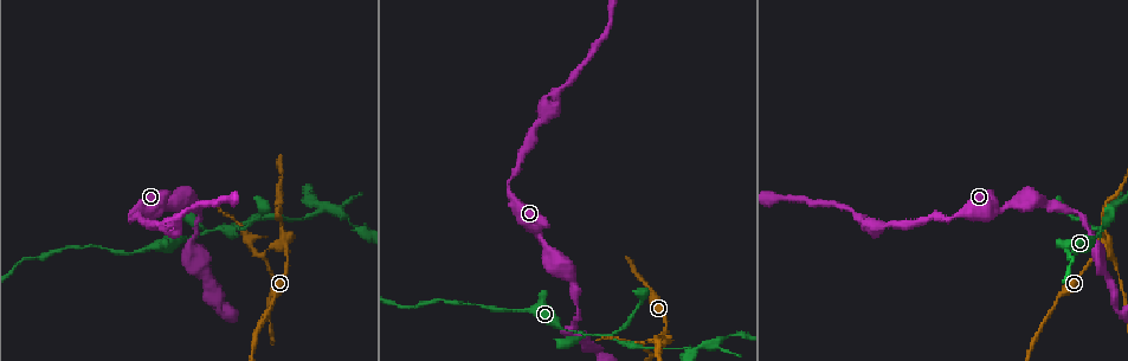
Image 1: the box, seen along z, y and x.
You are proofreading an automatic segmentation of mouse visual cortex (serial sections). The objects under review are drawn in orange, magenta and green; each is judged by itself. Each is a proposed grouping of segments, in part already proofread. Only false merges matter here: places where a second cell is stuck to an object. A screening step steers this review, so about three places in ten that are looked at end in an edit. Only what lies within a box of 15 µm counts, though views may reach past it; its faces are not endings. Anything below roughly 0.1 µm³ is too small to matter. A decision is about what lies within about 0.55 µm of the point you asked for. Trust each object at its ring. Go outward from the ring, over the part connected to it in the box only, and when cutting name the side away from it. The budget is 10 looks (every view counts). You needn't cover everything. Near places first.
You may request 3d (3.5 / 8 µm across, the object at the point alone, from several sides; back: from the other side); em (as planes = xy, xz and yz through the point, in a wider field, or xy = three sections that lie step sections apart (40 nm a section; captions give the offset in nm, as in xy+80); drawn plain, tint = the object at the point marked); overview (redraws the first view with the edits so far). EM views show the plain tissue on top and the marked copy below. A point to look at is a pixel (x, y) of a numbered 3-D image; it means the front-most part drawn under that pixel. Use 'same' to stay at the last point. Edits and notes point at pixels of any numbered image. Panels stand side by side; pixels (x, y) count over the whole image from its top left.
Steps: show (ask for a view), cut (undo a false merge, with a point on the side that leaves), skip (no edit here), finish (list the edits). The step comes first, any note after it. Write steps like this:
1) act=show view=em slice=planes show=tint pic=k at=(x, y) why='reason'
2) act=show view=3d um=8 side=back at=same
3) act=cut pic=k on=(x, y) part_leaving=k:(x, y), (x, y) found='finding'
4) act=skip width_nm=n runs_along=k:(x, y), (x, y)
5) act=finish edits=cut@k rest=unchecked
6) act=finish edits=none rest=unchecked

act=show view=3d um=8 side=back pic=1 at=(1103, 239) why='abrupt turn'

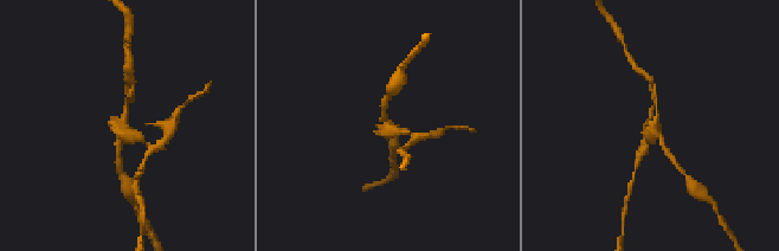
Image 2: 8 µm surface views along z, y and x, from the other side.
act=show view=3d um=3.5 pic=2 at=(653, 136) why='closer look'

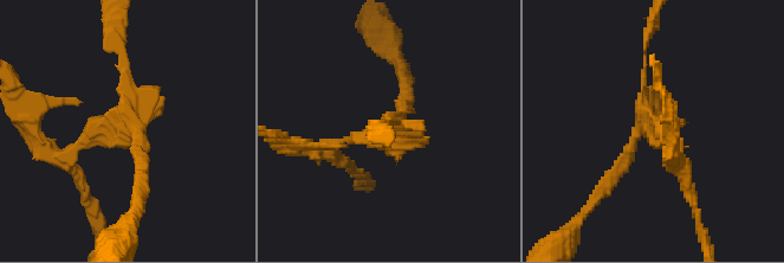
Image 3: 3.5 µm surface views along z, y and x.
act=show view=em slice=xy step=1 show=tint pic=3 at=(135, 122) why='now the EM'

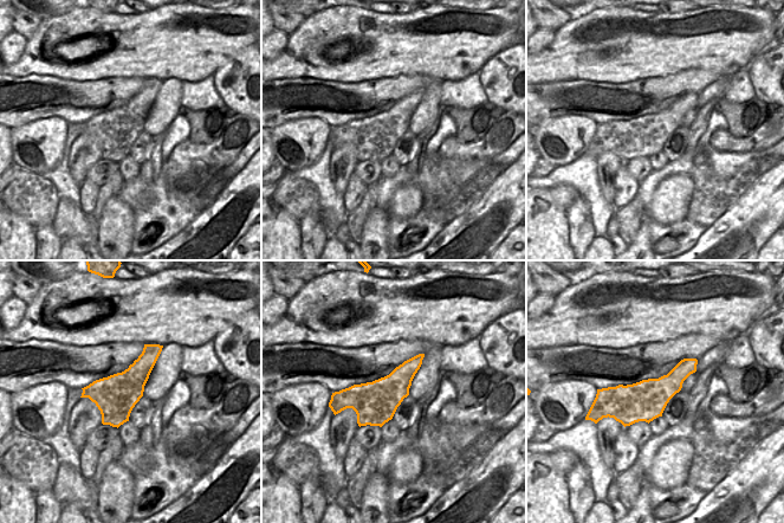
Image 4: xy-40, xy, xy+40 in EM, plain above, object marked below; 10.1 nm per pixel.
act=cut pic=3 on=(345, 162) part_leaving=3:(351, 140), (330, 149), (290, 146) found='two cells meet here'

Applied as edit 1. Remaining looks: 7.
act=show view=overview why='see it whole again'

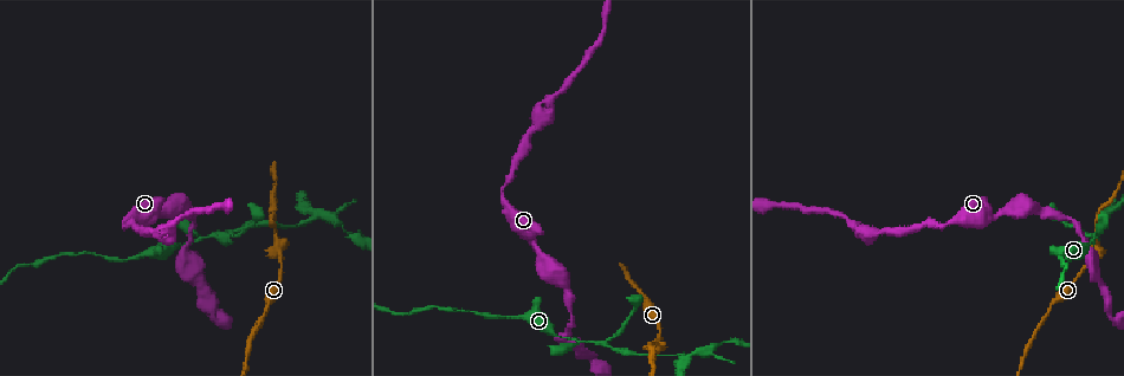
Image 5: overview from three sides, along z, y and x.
act=show view=3d um=3.5 pic=5 at=(179, 246) why='sudden change in width'

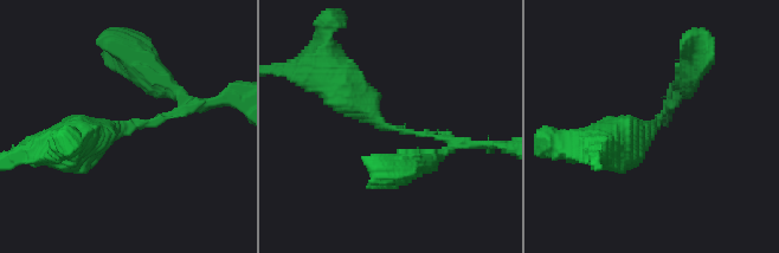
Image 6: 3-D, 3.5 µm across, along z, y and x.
act=show view=em slice=xy step=2 show=tint pic=6 at=(398, 125) arm_widths_nm=100,600

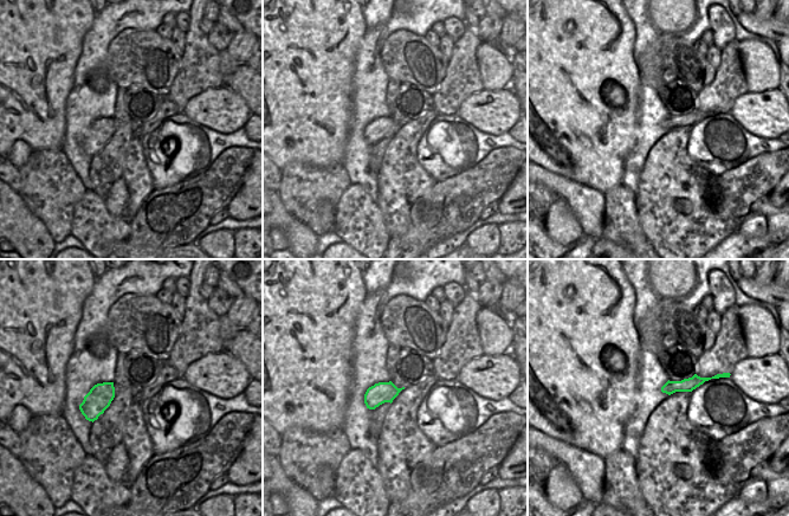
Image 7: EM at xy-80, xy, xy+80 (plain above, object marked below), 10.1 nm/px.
act=skip runs_along=6:(334, 82), (385, 127), (465, 146) found='one cell here'

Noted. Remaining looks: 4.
act=show view=3d um=3.5 pic=5 at=(511, 317) why='a narrow waist'

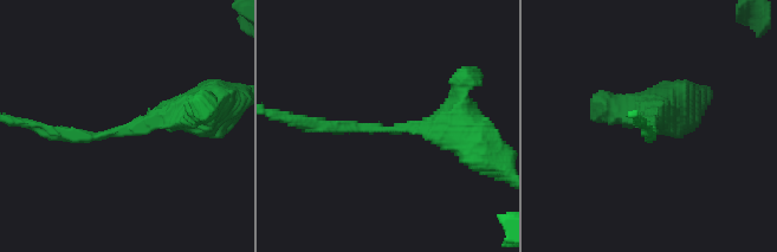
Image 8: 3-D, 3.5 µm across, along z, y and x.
act=show view=em slice=xy step=3 show=tint pic=8 at=(117, 129) arm_widths_nm=200,400 why='now the EM'

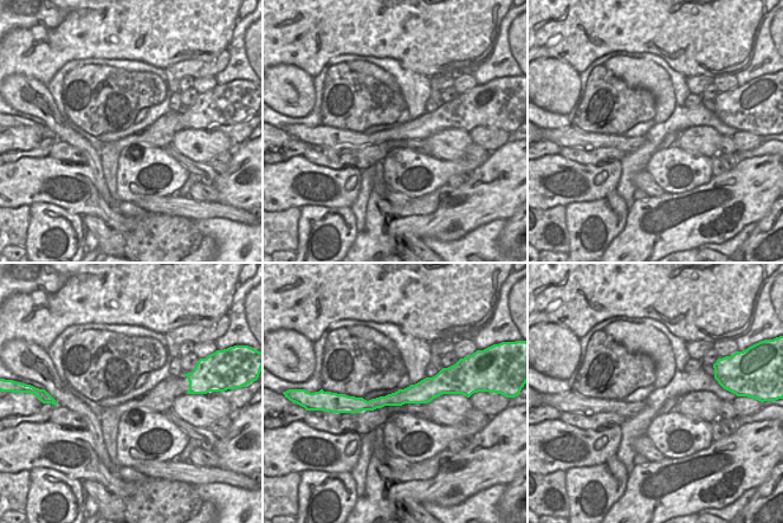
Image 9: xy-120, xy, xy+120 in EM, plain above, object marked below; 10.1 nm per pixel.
act=skip found='continuous, no second cell'

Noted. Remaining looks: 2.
act=show view=em slice=xy step=1 show=tint pic=5 at=(603, 341)

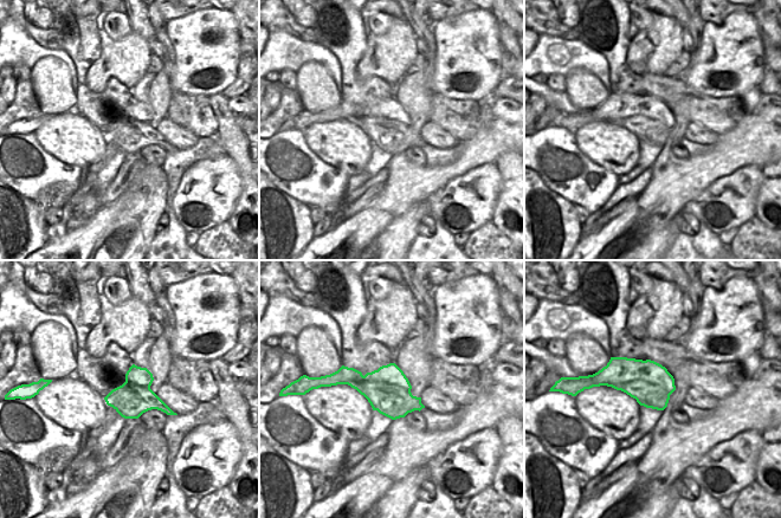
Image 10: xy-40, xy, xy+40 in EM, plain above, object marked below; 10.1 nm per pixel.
act=show view=3d um=3.5 side=back at=same

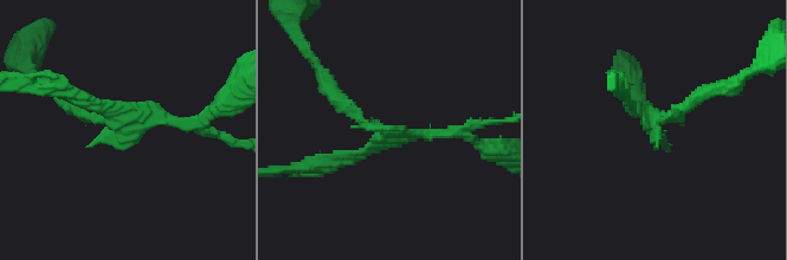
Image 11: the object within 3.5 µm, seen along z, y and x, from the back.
act=skip runs_along=11:(198, 130), (118, 116), (56, 88) found='continuous, no second cell'

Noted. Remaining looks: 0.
act=finish edits=cut@3 rest=unchecked

